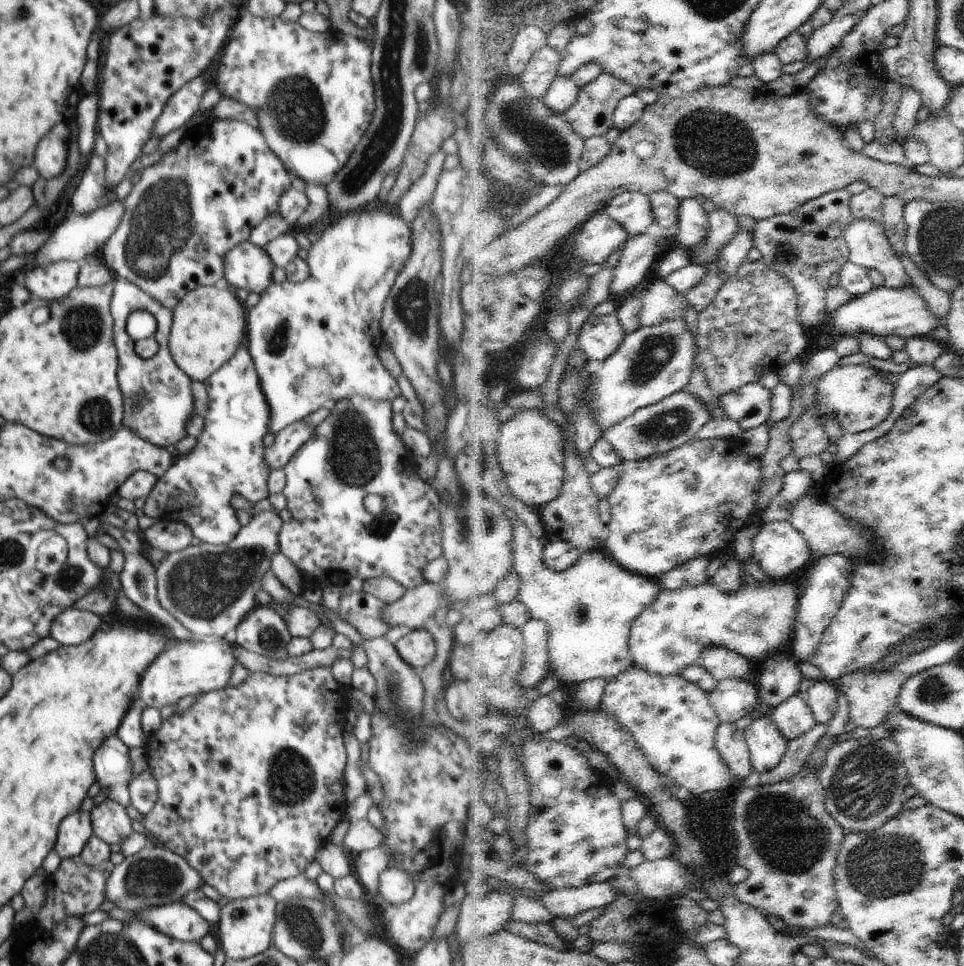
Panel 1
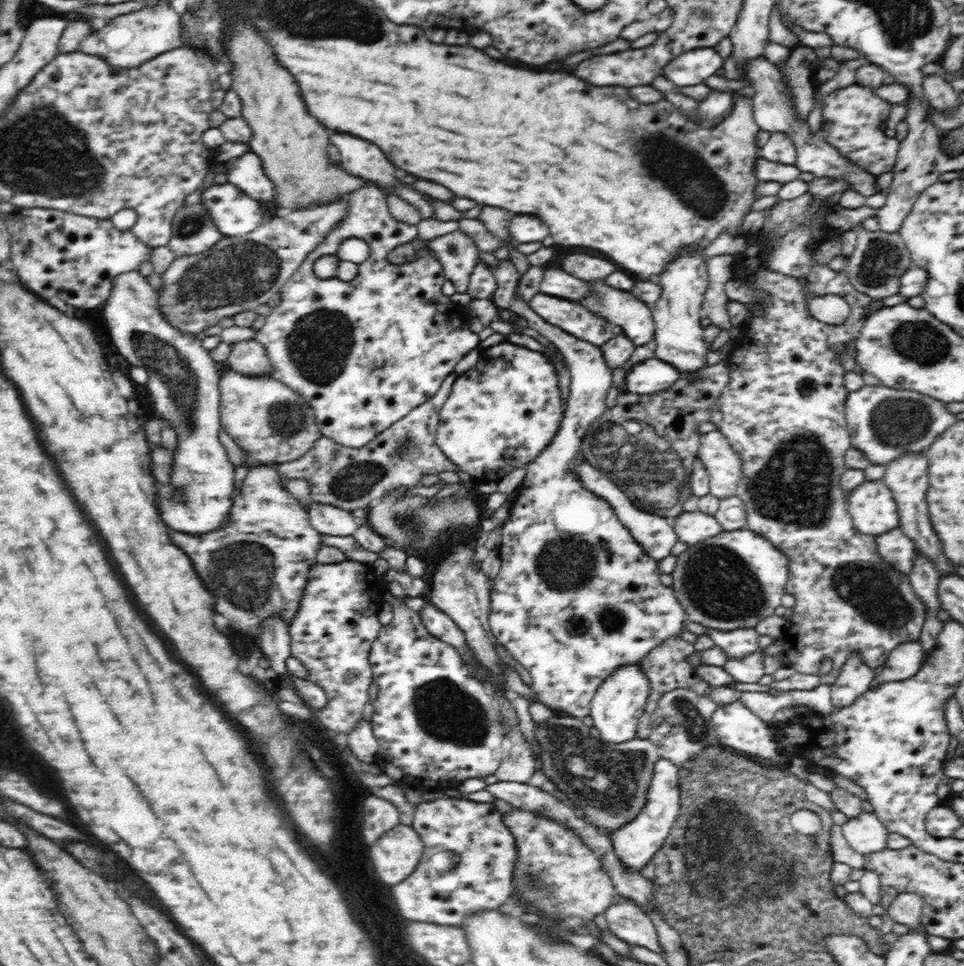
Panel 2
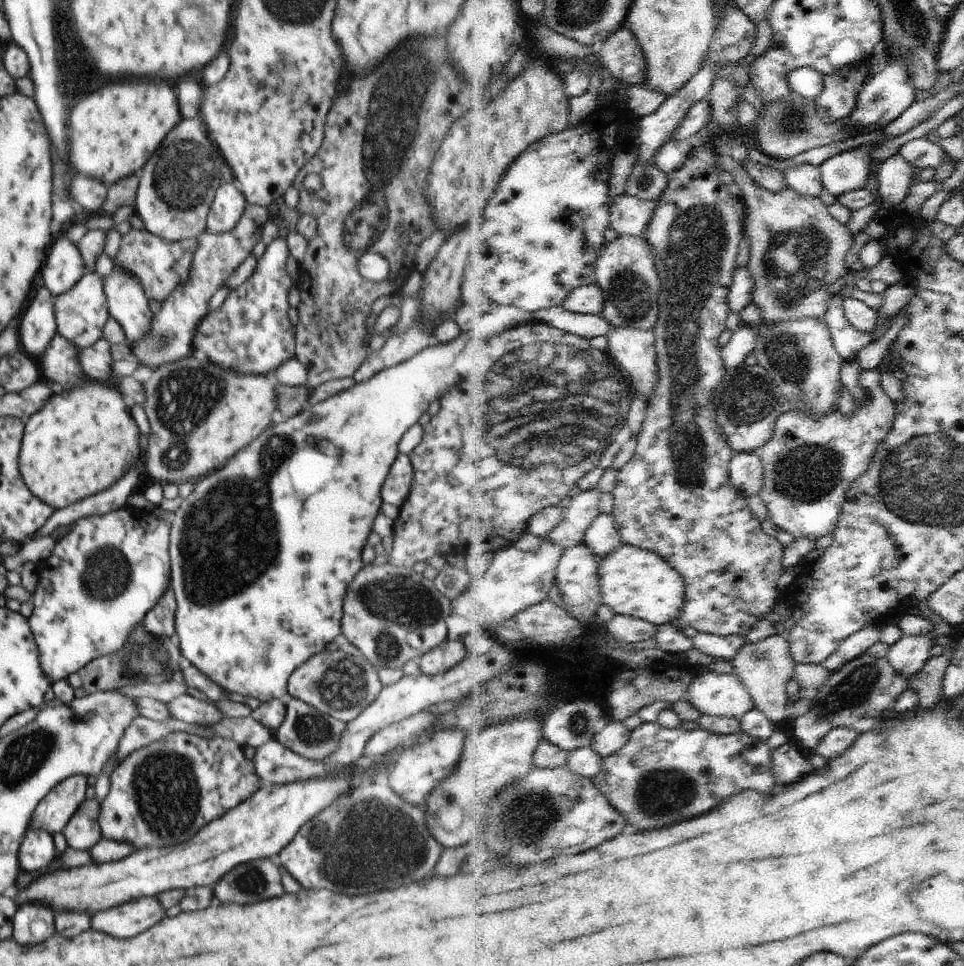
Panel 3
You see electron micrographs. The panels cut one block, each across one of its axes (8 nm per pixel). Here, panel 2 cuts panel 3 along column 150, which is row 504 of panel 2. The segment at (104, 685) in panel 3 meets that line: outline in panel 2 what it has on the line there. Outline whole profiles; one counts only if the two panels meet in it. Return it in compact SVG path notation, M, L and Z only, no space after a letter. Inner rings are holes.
M720 362L711 366L706 365L695 379L681 376L676 382L674 382L672 388L665 390L664 392L649 395L620 393L617 398L617 404L613 407L607 407L604 414L596 419L596 422L592 422L592 426L588 426L588 434L584 434L584 442L582 443L582 453L584 453L584 458L586 458L588 463L594 465L601 471L606 472L610 476L610 479L614 480L617 486L628 495L628 498L630 498L640 510L646 510L648 511L648 514L660 515L662 518L667 519L682 514L683 503L692 494L692 489L690 487L690 478L692 474L690 472L692 472L692 464L694 464L695 459L697 458L700 447L700 436L702 436L702 434L697 433L697 428L700 424L708 422L711 418L711 408L716 404L716 401L722 395L724 388L728 385L729 374L729 368L726 363Z

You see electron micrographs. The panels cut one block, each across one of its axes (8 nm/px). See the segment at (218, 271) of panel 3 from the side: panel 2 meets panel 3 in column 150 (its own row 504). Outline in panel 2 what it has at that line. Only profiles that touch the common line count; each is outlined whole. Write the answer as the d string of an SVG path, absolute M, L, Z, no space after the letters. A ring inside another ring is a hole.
M455 373L449 374L428 402L410 410L405 418L378 434L373 442L362 449L348 449L322 435L300 458L277 464L274 468L279 478L286 482L307 480L313 502L353 511L356 508L367 508L372 500L384 498L392 490L416 487L421 484L424 476L436 475L446 470L458 470L459 466L446 458L435 440L440 423L440 408L452 392L452 384L456 378ZM405 443L410 443L410 448L403 454L401 445Z

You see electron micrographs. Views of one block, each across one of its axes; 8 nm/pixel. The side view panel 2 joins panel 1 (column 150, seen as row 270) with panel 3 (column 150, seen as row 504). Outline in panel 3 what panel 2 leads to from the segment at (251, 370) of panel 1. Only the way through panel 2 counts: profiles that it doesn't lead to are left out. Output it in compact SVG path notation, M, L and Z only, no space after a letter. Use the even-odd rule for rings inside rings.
M132 506L114 509L103 515L94 515L79 518L71 524L70 531L54 545L50 556L39 562L38 584L32 593L30 601L34 604L32 615L29 617L29 625L36 641L39 659L42 670L54 684L56 681L67 679L72 673L78 672L92 660L114 653L124 651L128 646L129 636L133 634L137 625L140 625L146 613L155 607L155 604L165 595L167 589L171 588L170 567L171 558L169 555L169 534L171 531L171 520L159 519L153 513L136 509Z

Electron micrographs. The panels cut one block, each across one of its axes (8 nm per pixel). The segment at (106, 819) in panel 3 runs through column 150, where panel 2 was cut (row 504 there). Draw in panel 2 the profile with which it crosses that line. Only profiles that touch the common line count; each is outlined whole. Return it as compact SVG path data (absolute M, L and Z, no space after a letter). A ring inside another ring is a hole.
M812 193L794 200L778 200L768 212L762 228L750 236L746 252L736 257L733 276L741 278L752 288L766 292L763 299L755 301L763 304L764 314L755 316L749 312L746 327L740 329L742 336L734 344L734 355L725 361L730 372L728 385L711 410L718 410L724 415L718 430L726 436L742 460L742 477L735 496L742 500L746 509L745 528L763 535L776 548L782 548L780 552L788 557L789 573L785 589L794 596L795 605L782 636L784 656L796 672L802 674L817 675L820 664L826 658L832 660L833 669L820 677L822 684L832 685L852 652L857 652L866 666L875 669L888 660L896 646L919 640L926 620L926 605L914 592L909 575L883 562L875 536L855 529L847 509L848 493L840 486L842 474L847 469L845 455L853 448L845 418L849 390L844 386L845 371L840 356L846 354L846 344L852 344L858 338L867 317L864 315L866 308L872 299L858 292L842 270L830 269L827 264L816 263L813 258L805 283L774 272L767 266L776 240L798 226L812 223L819 214L819 206L825 201L814 207ZM768 232L776 232L776 236L763 239L761 235ZM826 294L842 296L851 307L849 318L838 329L814 319L808 311L807 296Z

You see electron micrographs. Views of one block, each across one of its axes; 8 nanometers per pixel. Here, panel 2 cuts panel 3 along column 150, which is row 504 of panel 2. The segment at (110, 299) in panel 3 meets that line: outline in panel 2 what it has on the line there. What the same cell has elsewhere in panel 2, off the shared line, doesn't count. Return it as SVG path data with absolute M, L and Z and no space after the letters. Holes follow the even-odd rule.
M312 502L306 513L308 513L312 528L320 534L328 536L354 536L360 523L360 520L356 519L351 511L329 504Z

